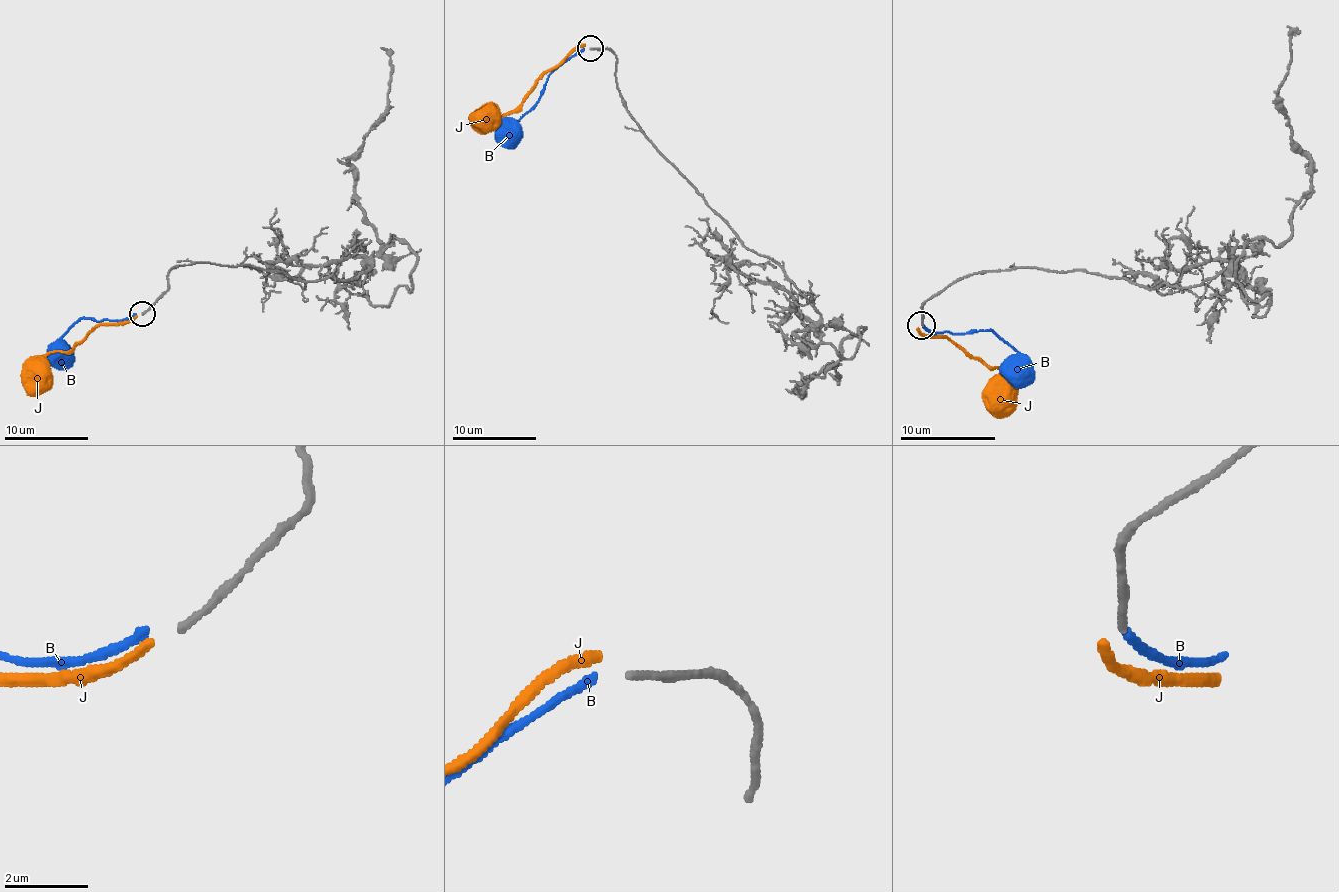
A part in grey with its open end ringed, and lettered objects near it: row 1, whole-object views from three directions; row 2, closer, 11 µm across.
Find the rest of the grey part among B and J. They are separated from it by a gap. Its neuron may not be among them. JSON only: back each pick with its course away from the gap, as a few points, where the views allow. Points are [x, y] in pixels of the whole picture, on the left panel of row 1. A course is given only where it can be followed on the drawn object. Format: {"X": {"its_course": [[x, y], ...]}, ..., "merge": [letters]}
{"B": {"its_course": [[135, 314], [120, 320], [80, 318], [63, 337], [70, 356], [65, 358], [61, 354]]}, "merge": ["B"]}

